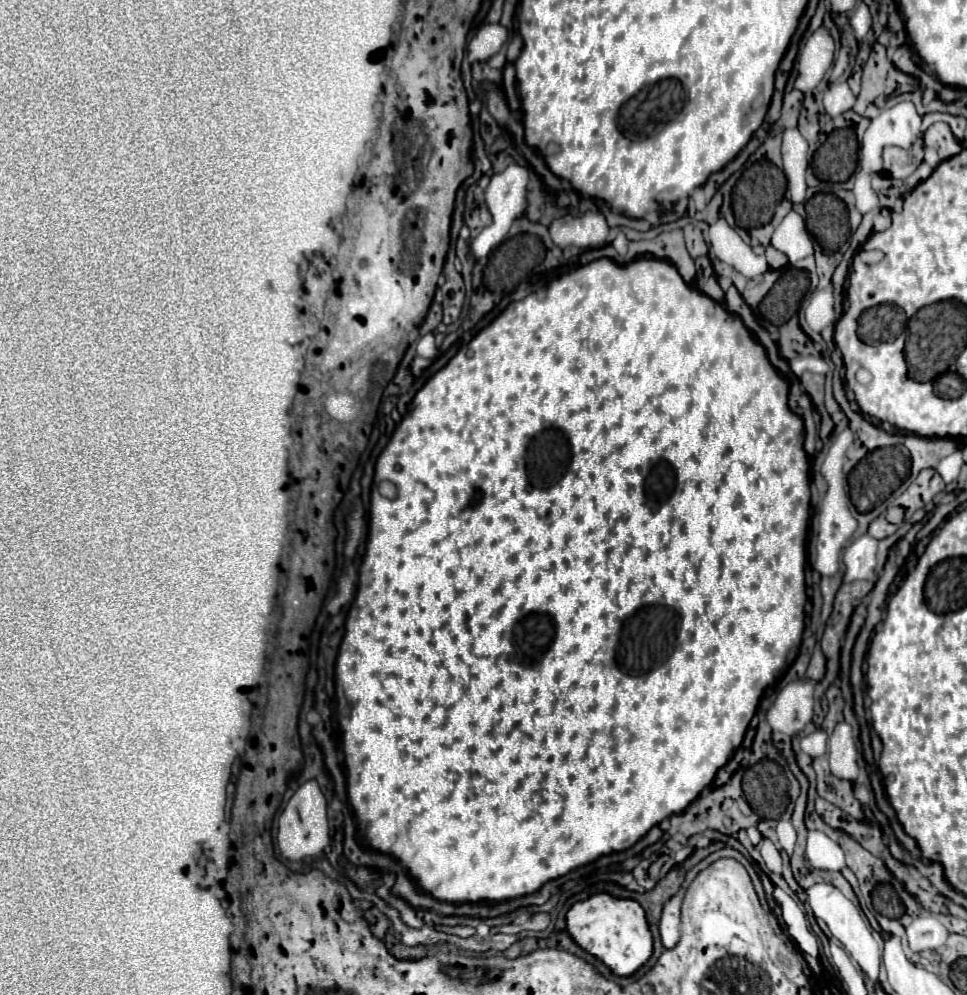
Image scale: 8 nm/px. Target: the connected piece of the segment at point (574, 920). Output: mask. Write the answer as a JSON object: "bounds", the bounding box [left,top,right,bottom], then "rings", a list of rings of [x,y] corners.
{"bounds":[566,893,652,977],"rings":[[[596,893],[584,901],[574,903],[566,915],[566,921],[572,939],[620,977],[636,973],[652,955],[652,935],[646,913],[634,899],[618,899],[608,893]]]}

